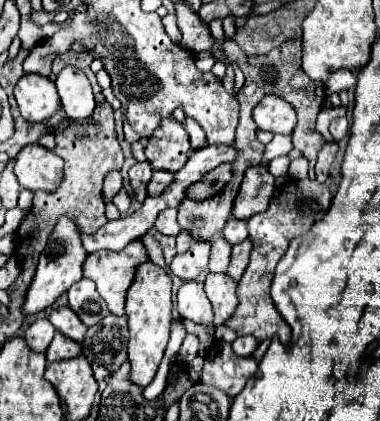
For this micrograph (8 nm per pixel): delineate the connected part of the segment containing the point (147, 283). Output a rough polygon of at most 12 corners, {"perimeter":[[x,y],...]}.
{"perimeter":[[151,261],[127,291],[129,379],[147,387],[171,327],[171,277]]}

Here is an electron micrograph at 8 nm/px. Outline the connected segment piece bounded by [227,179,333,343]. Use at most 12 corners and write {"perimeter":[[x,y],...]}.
{"perimeter":[[289,179],[253,215],[249,265],[227,325],[257,341],[291,329],[269,285],[289,241],[331,205],[331,191]]}

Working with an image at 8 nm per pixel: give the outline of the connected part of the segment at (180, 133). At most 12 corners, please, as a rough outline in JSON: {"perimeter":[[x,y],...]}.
{"perimeter":[[163,117],[145,157],[155,171],[179,171],[189,159],[183,123]]}

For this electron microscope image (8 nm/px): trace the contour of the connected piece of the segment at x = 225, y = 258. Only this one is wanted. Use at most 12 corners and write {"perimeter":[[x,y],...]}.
{"perimeter":[[217,237],[209,253],[209,271],[225,273],[231,245]]}

